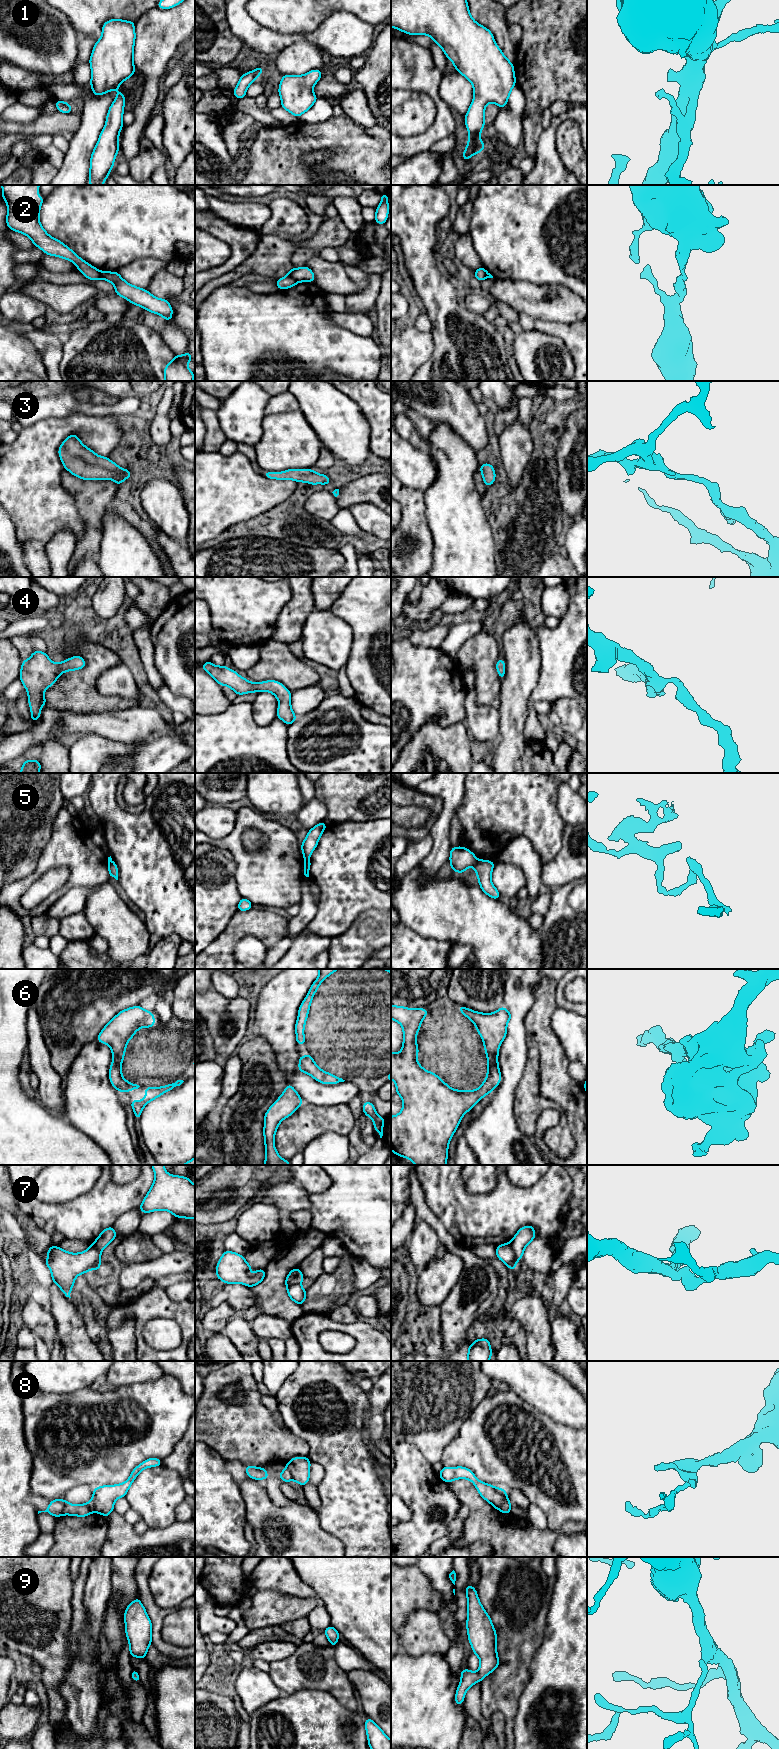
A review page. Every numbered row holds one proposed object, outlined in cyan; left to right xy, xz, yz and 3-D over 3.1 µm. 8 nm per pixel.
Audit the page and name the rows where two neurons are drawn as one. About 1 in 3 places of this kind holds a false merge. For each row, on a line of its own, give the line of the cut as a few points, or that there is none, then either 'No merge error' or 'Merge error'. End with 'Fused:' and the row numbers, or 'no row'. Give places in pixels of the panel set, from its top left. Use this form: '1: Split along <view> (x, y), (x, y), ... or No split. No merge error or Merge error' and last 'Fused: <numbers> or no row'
1: No split. No merge error
2: Split along xz (288, 274), (297, 282). Merge error
3: No split. No merge error
4: No split. No merge error
5: Split along yz (476, 860), (472, 865). Merge error
6: No split. No merge error
7: Split along yz (508, 1243), (517, 1259). Merge error
8: Split along yz (508, 1499), (502, 1503), (500, 1510). Merge error
9: No split. No merge error
Fused: 2, 5, 7, 8

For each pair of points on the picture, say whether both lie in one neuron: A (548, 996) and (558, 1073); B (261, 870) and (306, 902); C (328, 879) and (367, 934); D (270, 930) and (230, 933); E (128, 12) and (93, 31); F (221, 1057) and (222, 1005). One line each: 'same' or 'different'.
A: same
B: different
C: different
D: same
E: same
F: same

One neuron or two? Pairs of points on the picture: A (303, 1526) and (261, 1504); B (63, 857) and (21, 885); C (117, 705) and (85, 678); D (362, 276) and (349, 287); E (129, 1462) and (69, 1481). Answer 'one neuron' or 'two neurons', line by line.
A: one neuron
B: one neuron
C: one neuron
D: two neurons
E: one neuron

